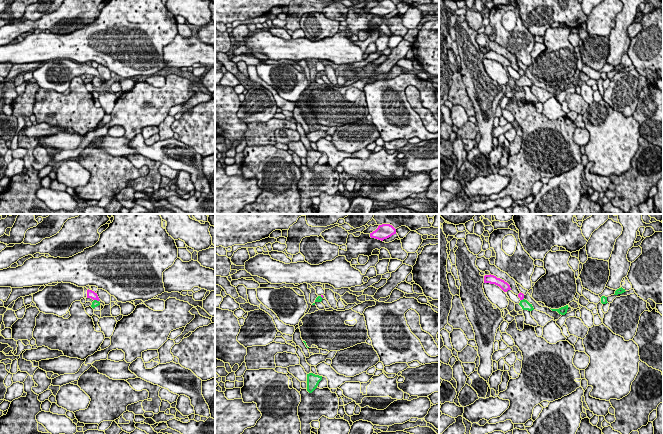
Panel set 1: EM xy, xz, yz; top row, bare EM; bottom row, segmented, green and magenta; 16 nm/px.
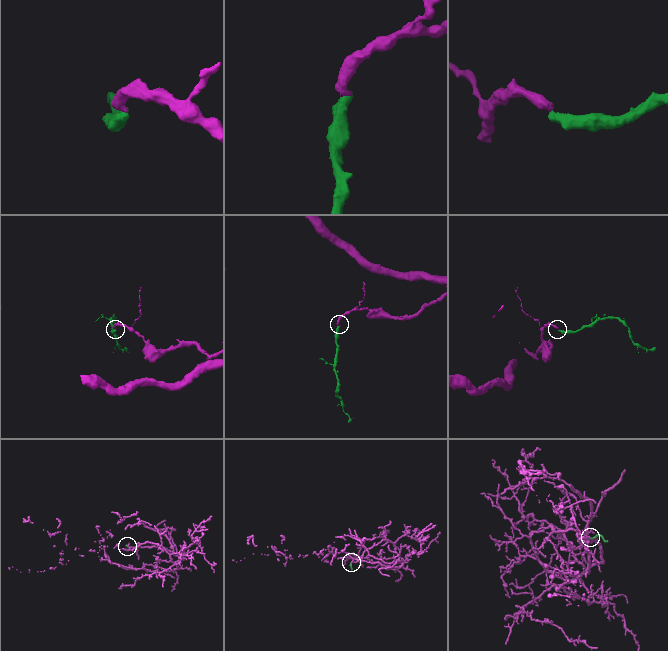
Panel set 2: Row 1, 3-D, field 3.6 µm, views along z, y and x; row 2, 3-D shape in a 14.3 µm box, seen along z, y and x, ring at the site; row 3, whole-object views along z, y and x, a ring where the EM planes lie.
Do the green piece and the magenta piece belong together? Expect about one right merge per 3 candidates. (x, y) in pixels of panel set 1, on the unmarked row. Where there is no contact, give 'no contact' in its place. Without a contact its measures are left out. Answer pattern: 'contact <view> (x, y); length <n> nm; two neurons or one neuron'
contact xy (96, 76); length 90 nm; one neuron

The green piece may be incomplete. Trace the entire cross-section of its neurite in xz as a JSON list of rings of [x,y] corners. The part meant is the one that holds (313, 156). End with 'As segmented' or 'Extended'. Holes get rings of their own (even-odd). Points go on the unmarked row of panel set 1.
[[[313,149],[307,150],[307,167],[312,169],[317,164],[321,156],[322,152],[315,151]]]. As segmented

